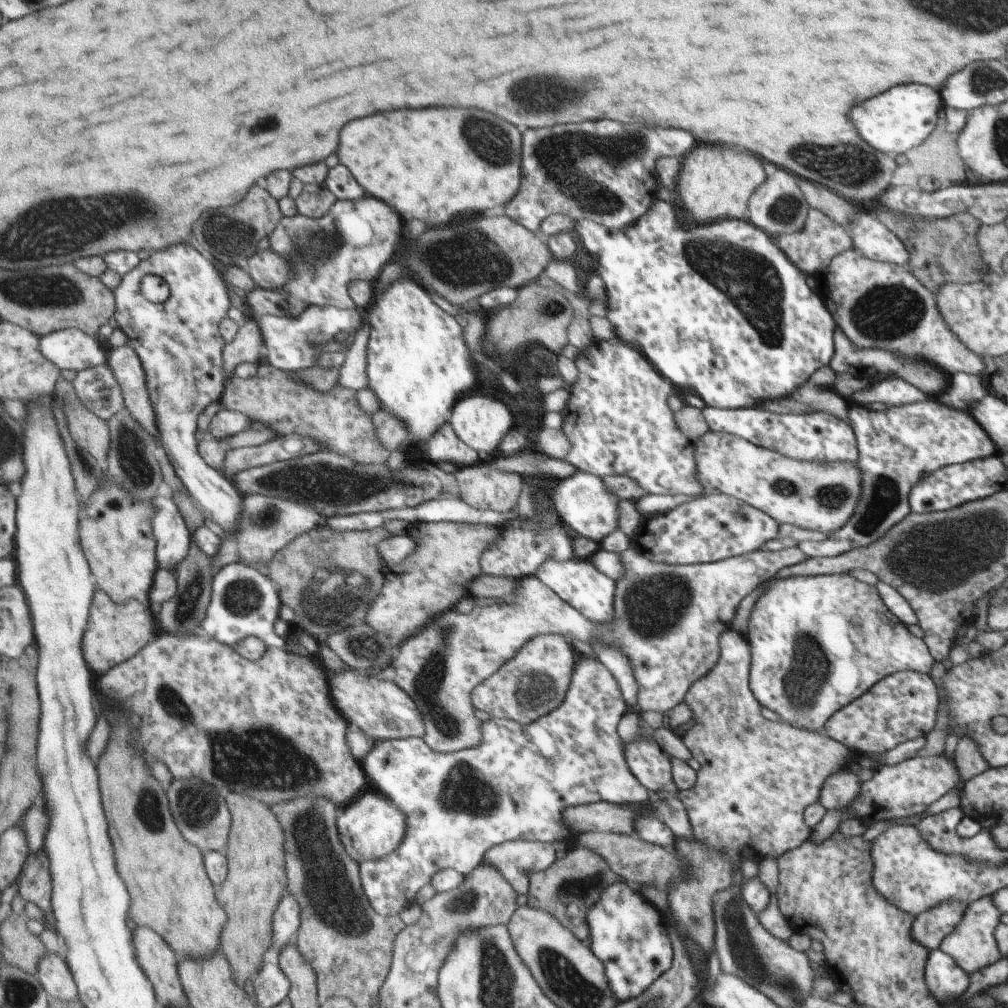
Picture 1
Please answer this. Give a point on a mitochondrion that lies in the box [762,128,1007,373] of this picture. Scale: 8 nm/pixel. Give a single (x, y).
(888, 312)

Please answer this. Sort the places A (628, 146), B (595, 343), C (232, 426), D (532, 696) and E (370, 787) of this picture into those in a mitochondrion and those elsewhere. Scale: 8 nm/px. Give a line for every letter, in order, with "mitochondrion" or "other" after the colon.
A: mitochondrion
B: other
C: other
D: mitochondrion
E: other

